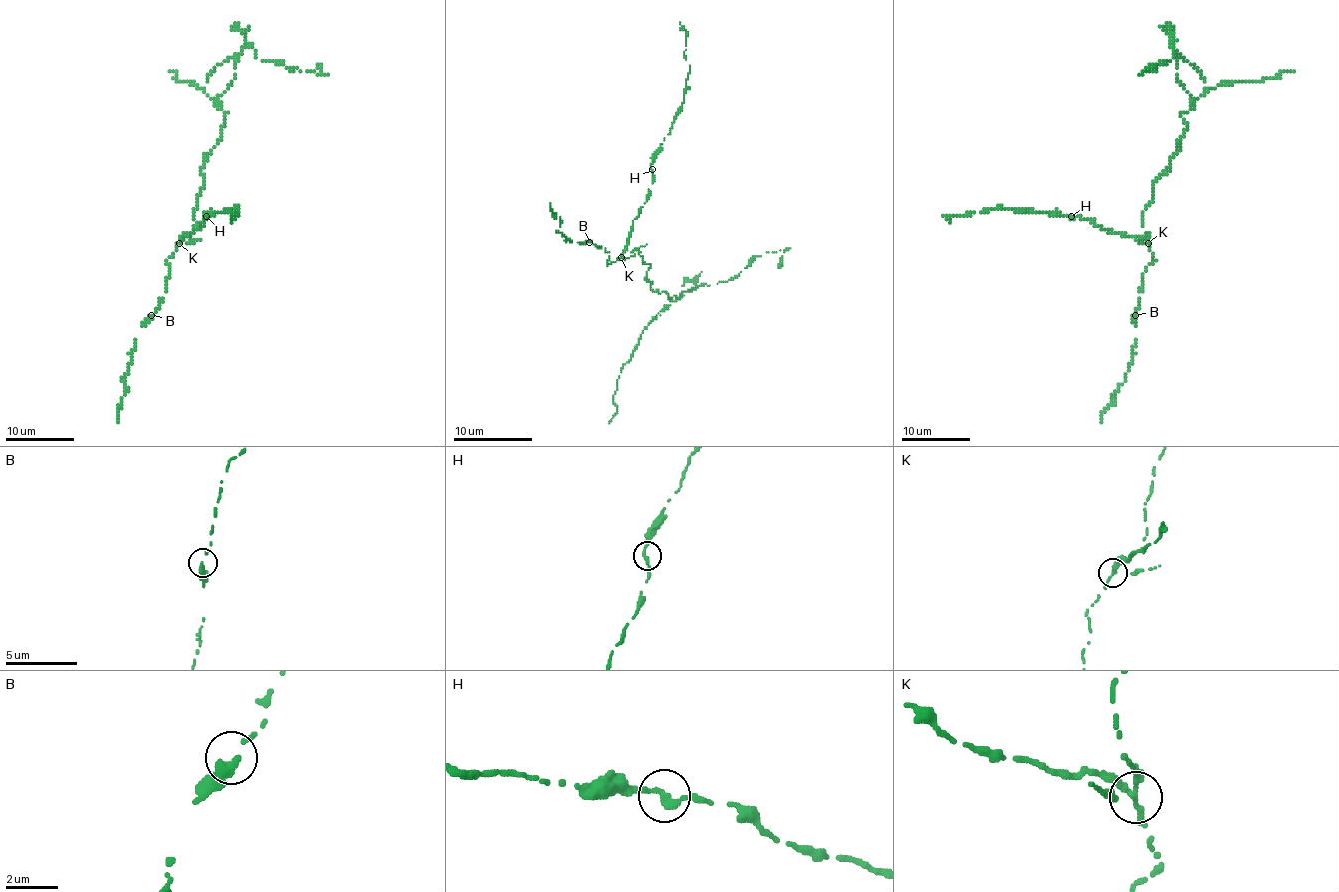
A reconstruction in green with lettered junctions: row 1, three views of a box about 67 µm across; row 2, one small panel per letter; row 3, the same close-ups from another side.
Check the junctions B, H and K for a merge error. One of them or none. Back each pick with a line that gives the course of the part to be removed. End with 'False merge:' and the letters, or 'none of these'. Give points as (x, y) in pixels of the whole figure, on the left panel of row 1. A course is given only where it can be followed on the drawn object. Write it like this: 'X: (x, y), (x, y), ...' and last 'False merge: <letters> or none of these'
K: (179, 242), (194, 227), (201, 170), (227, 113), (218, 98), (244, 46), (301, 72), (322, 74), (317, 67)
False merge: K

